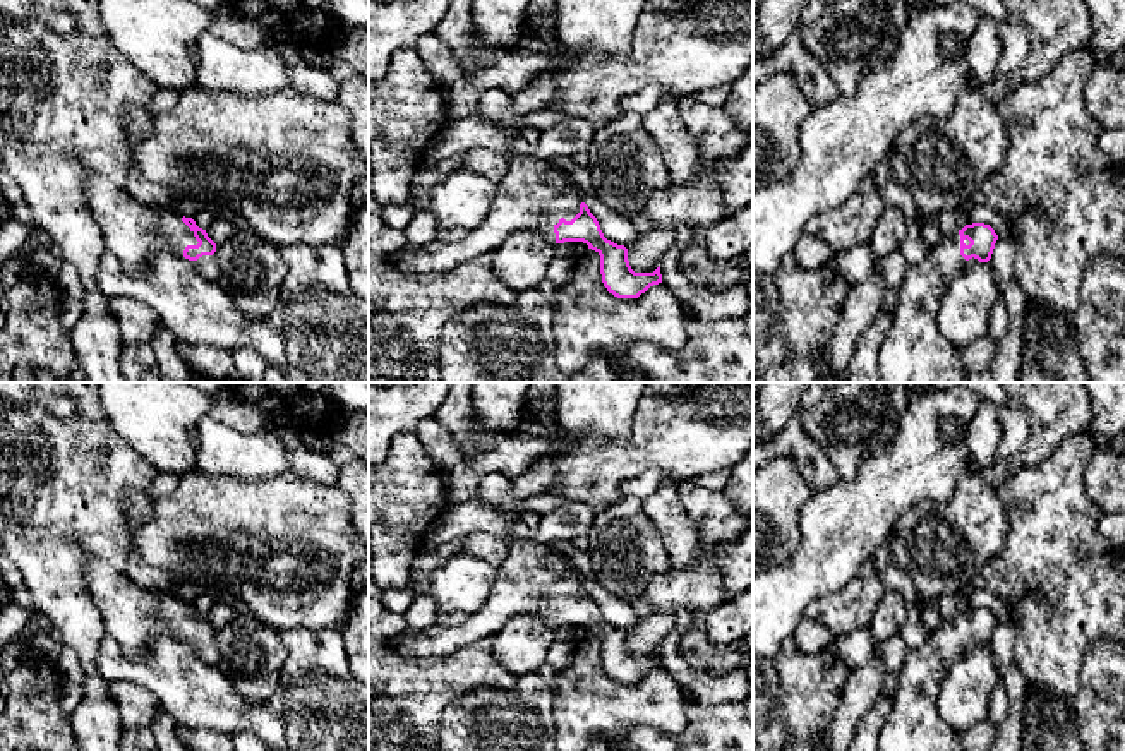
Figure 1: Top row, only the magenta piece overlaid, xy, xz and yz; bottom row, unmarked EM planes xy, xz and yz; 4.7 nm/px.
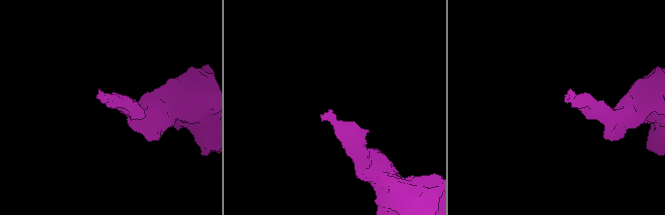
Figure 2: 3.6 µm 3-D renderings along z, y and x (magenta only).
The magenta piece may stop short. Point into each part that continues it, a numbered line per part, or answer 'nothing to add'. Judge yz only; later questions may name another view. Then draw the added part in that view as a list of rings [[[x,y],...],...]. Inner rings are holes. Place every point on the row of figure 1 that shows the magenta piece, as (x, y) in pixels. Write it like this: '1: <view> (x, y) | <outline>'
1: yz (913, 350) | [[[962,228],[943,235],[916,266],[909,266],[878,350],[880,382],[967,382],[960,350],[940,334],[936,322],[947,285],[979,262],[960,255]]]

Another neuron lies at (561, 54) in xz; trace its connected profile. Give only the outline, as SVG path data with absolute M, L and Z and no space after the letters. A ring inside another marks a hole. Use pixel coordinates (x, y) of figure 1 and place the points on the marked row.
M523 38L523 48L526 51L547 51L547 53L552 53L554 58L556 58L556 65L559 65L559 67L566 67L573 57L576 57L576 55L580 55L583 51L588 51L587 48L581 48L581 46L566 48L557 41L545 43L542 39L535 39L535 38Z

